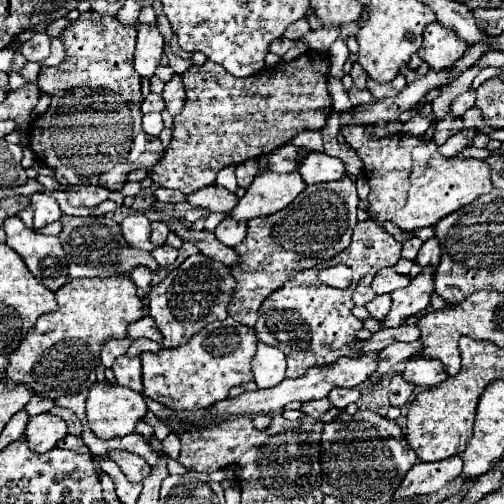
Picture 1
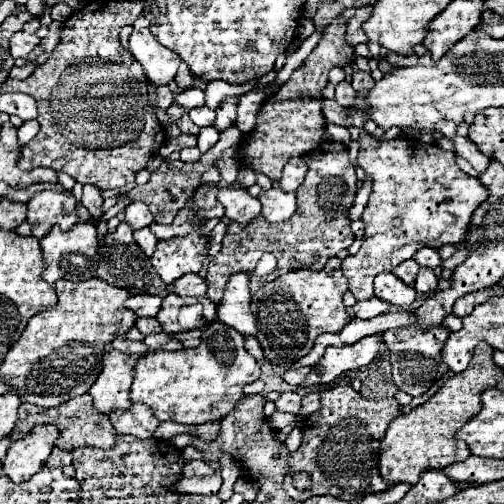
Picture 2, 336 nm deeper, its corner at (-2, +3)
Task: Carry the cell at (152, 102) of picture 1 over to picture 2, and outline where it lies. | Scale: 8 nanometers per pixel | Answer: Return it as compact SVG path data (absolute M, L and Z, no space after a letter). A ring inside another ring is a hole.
M157 86L155 94L157 94L157 106L161 110L167 110L173 104L173 94L171 94L169 86Z

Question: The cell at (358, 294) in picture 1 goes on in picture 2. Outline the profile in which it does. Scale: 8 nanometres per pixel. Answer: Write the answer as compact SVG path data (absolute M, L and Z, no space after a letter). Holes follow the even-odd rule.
M361 130L359 146L359 166L373 178L373 192L367 200L367 206L361 214L365 224L365 236L361 250L355 256L343 260L343 274L349 280L349 290L357 300L369 300L373 296L373 278L381 272L393 272L403 260L413 258L413 254L423 248L441 248L445 244L459 246L467 240L467 230L471 226L473 212L487 200L487 188L473 176L465 174L457 162L455 154L439 148L437 144L425 144L415 138L395 138L389 142L377 142L365 130Z

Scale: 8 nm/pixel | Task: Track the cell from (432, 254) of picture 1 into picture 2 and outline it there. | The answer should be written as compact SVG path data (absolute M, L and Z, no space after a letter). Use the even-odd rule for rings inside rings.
M421 268L419 274L417 274L415 290L423 292L423 294L433 294L437 290L437 276L435 276L435 272L429 270L429 268Z

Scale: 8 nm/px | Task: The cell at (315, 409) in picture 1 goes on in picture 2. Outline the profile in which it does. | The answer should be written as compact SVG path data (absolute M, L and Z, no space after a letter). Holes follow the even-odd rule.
M283 392L283 394L275 400L275 406L277 406L279 412L297 414L299 408L301 408L301 396L295 394L295 392Z

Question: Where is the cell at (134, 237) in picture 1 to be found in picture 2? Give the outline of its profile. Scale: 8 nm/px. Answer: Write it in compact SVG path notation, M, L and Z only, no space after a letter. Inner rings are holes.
M133 202L125 208L125 222L133 228L133 230L139 230L139 228L145 228L153 222L153 214L149 210L147 204L143 202Z

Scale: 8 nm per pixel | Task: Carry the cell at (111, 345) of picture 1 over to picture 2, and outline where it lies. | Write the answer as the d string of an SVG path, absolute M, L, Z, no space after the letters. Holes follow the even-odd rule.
M165 332L145 336L143 342L149 346L149 350L181 350L181 348L183 348L183 344L181 344L177 338L169 336L169 334L165 334Z

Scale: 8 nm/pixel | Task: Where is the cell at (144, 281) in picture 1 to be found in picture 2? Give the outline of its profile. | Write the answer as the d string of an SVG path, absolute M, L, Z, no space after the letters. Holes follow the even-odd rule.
M137 294L137 296L131 296L125 306L129 310L133 310L139 318L141 316L157 316L157 312L161 310L161 298L157 296L151 296L151 294Z

